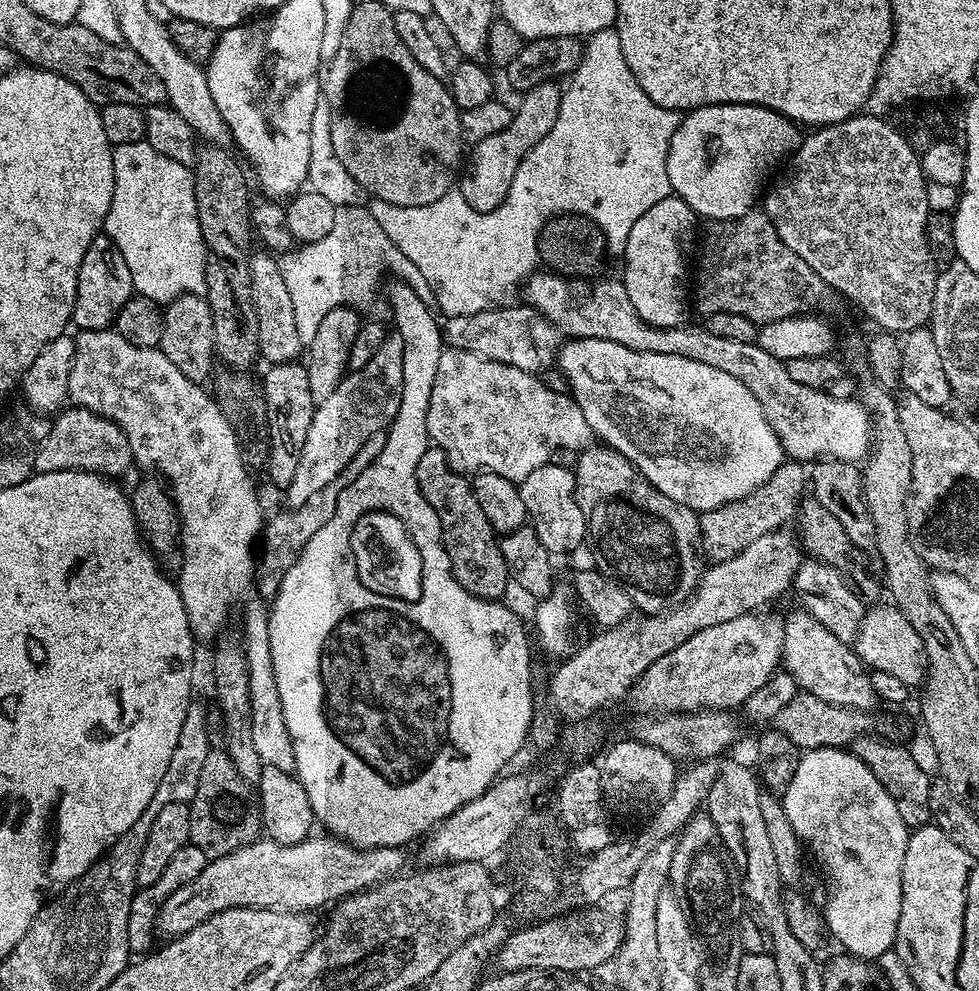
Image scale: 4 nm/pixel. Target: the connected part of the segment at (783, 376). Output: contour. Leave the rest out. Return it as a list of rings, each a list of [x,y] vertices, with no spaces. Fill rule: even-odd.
[[[537,270],[522,285],[523,303],[542,314],[554,327],[560,329],[565,337],[581,340],[582,338],[602,338],[606,342],[618,342],[622,346],[630,346],[630,350],[653,352],[654,354],[678,354],[682,358],[690,358],[694,362],[703,362],[706,366],[714,366],[714,370],[726,370],[733,378],[738,378],[754,398],[762,406],[762,414],[766,414],[766,422],[780,439],[785,453],[796,462],[812,462],[817,458],[829,460],[850,460],[860,462],[870,451],[870,417],[859,399],[834,398],[830,394],[822,394],[818,390],[810,390],[810,386],[801,386],[790,378],[790,370],[785,361],[774,358],[774,354],[766,354],[754,342],[734,342],[734,338],[717,338],[710,334],[707,326],[695,328],[692,322],[685,322],[673,328],[655,328],[642,318],[638,318],[638,310],[634,310],[634,302],[630,302],[630,294],[626,294],[623,279],[616,280],[584,280],[588,278],[569,278],[552,270]]]

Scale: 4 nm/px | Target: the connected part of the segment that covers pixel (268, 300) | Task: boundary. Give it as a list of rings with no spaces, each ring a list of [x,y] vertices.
[[[264,250],[259,251],[253,251],[248,258],[252,301],[258,318],[259,359],[268,360],[264,362],[269,365],[290,364],[299,361],[306,348],[302,338],[298,338],[298,326],[294,322],[294,302],[290,302],[290,290],[286,290],[277,257]]]

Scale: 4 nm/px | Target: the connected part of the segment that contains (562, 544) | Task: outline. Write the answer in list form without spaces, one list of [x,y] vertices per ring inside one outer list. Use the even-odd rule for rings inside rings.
[[[543,464],[530,474],[530,478],[519,481],[522,503],[528,511],[527,523],[538,534],[538,542],[546,546],[553,557],[559,558],[572,552],[581,543],[585,543],[588,531],[586,518],[578,510],[576,501],[576,474],[571,468]]]

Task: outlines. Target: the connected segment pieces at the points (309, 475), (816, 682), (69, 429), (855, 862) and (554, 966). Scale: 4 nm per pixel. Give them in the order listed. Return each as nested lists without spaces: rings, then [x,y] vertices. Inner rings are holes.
[[[389,334],[382,346],[378,346],[378,354],[374,354],[366,366],[349,371],[344,380],[338,382],[338,390],[317,403],[310,430],[306,430],[306,440],[302,442],[294,482],[290,482],[286,490],[292,508],[301,508],[314,498],[314,494],[318,494],[318,490],[322,490],[322,486],[330,486],[330,482],[342,474],[346,462],[362,450],[366,438],[375,432],[385,431],[392,423],[400,405],[403,349],[402,338]]]
[[[803,610],[783,617],[782,623],[784,625],[782,668],[796,679],[795,687],[799,691],[814,694],[814,698],[822,698],[822,702],[834,702],[834,706],[857,708],[863,712],[877,707],[874,686],[870,686],[865,664],[856,656],[855,647],[834,638],[834,634],[826,630],[826,626],[822,626],[809,612]]]
[[[68,406],[48,425],[48,433],[34,454],[36,472],[78,470],[95,472],[105,478],[120,478],[128,467],[133,467],[134,457],[126,434],[110,418],[94,414],[85,408]]]
[[[810,748],[799,757],[797,769],[786,786],[782,803],[786,818],[801,845],[816,855],[828,875],[828,897],[822,903],[827,931],[841,944],[845,953],[875,961],[883,952],[893,951],[902,910],[902,858],[906,858],[906,842],[910,829],[898,815],[894,798],[886,794],[886,786],[874,778],[870,766],[850,750],[843,748]]]
[[[544,918],[533,928],[509,931],[506,942],[497,950],[494,964],[500,972],[518,970],[546,970],[584,974],[587,968],[600,968],[615,957],[620,948],[621,929],[604,928],[601,932],[568,932],[568,924],[561,918]],[[541,923],[541,924],[540,924]]]

